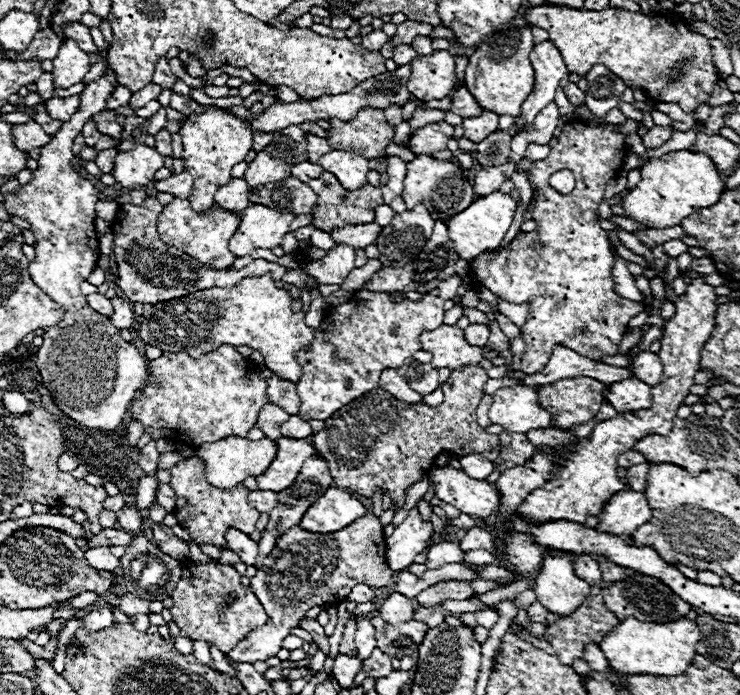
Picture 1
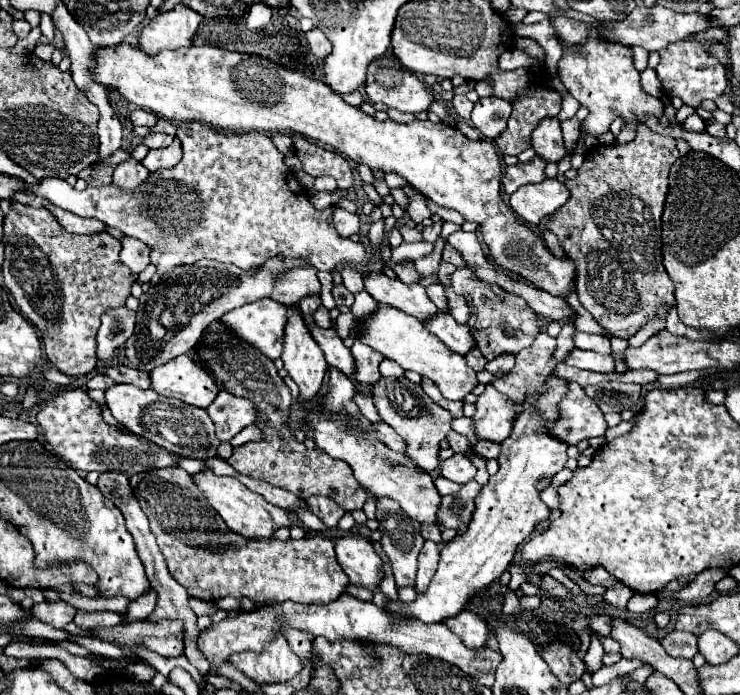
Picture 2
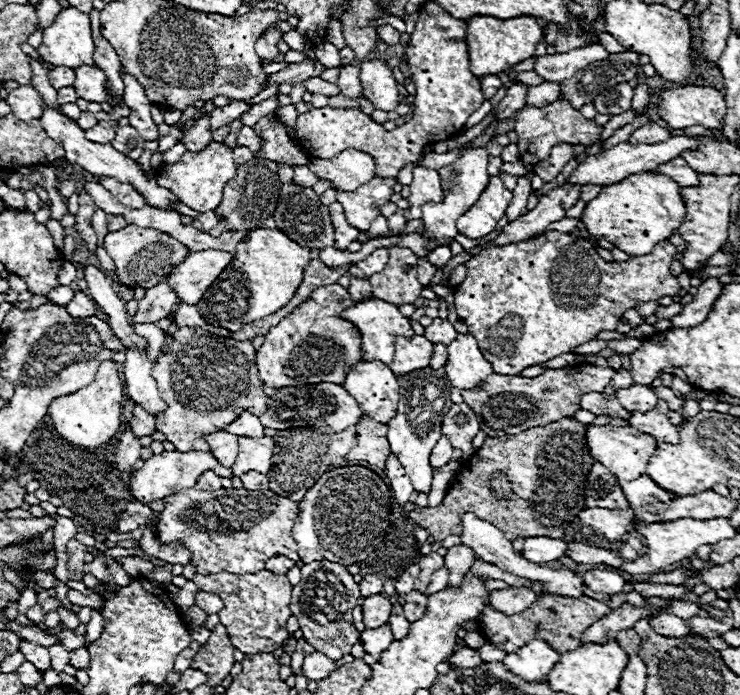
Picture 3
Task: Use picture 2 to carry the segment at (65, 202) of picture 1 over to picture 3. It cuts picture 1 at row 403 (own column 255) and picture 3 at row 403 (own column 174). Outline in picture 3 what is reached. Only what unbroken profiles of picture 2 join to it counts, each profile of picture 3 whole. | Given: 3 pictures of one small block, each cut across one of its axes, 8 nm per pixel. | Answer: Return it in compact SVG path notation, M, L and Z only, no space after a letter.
M106 360L100 364L96 378L82 390L54 398L48 406L48 414L54 422L54 428L62 438L66 438L70 444L82 446L82 448L96 448L100 444L106 444L120 428L120 414L122 414L122 378L118 364L114 360Z

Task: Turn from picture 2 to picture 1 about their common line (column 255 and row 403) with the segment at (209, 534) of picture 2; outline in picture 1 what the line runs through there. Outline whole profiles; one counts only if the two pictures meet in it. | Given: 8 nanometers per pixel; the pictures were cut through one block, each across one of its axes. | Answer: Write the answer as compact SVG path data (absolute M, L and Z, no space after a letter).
M566 378L548 386L538 386L540 406L552 414L554 428L572 428L588 422L602 406L604 384L586 378Z

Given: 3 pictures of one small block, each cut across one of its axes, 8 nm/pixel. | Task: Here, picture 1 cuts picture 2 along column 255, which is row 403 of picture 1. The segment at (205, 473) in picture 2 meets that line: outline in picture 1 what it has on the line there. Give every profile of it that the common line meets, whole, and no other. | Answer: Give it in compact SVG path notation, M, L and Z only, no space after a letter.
M520 384L492 394L490 420L518 434L526 434L530 428L550 428L550 414L540 408L536 388Z

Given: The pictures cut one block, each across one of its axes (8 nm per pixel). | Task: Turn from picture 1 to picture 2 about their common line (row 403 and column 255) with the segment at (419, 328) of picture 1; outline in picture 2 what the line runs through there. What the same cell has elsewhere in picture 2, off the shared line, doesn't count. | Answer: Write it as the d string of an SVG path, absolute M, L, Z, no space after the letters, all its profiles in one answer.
M262 298L226 312L220 322L228 332L264 356L272 360L280 356L284 336L284 304L278 304L272 298Z

